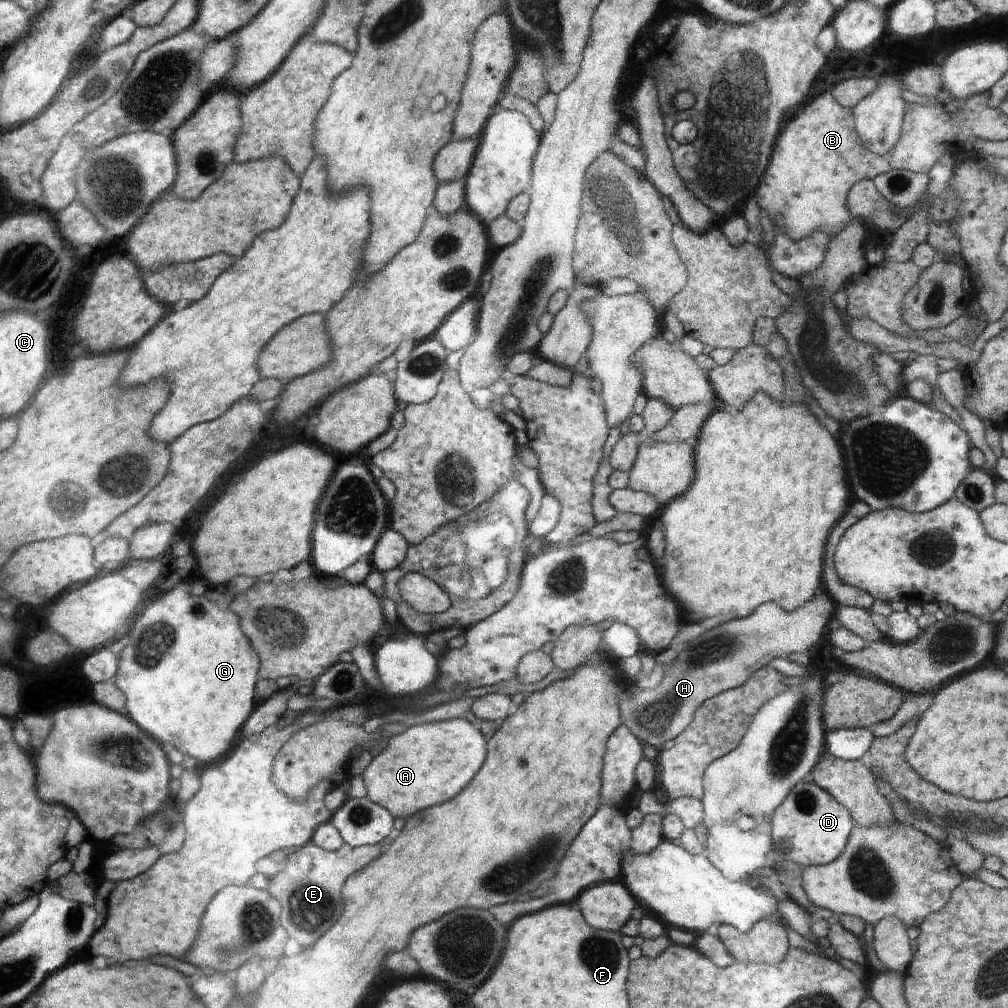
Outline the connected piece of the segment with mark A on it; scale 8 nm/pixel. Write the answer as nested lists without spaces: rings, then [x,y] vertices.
[[[462,717],[408,727],[404,734],[392,736],[388,742],[392,742],[392,746],[388,746],[384,754],[378,754],[361,776],[368,798],[372,798],[372,802],[380,802],[380,806],[388,806],[396,818],[406,818],[428,806],[442,804],[444,798],[454,798],[482,768],[487,758],[484,736],[470,724],[470,720],[466,722]]]

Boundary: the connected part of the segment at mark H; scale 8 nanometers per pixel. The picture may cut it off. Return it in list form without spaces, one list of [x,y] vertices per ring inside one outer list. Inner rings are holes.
[[[826,594],[812,598],[808,606],[800,606],[800,610],[792,612],[782,610],[776,602],[768,602],[748,618],[736,618],[702,634],[694,642],[687,642],[686,652],[682,654],[686,658],[677,658],[674,666],[663,672],[662,682],[656,684],[656,688],[644,690],[636,687],[636,694],[626,702],[620,702],[624,726],[636,730],[636,738],[640,738],[640,742],[660,752],[668,740],[674,740],[686,726],[690,726],[696,708],[700,708],[708,698],[742,686],[756,670],[761,670],[774,658],[812,652],[835,608],[836,604]]]

